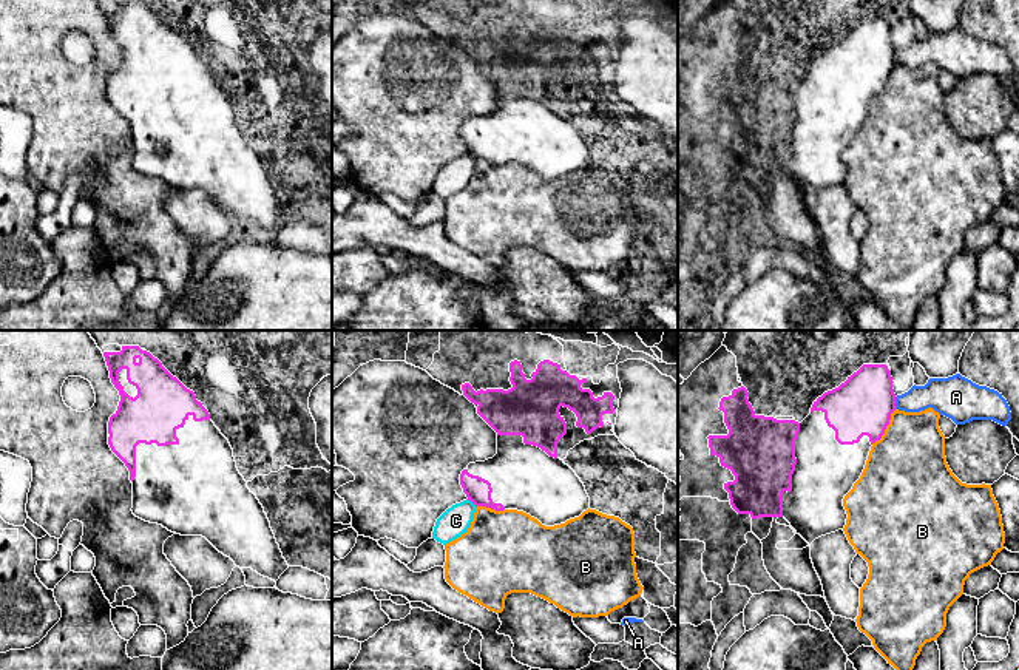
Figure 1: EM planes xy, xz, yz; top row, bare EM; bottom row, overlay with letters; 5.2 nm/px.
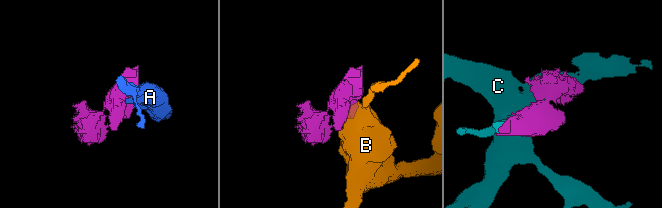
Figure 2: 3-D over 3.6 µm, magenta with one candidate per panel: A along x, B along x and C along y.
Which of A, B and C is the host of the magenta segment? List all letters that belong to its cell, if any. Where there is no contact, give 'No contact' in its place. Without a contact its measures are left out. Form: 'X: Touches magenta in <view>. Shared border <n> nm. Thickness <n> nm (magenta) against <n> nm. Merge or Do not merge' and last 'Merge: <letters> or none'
A: Touches magenta in yz. Shared border 60 nm. Thickness 300 nm (magenta) against 170 nm. Do not merge
B: Touches magenta in yz. Shared border 220 nm. Thickness 300 nm (magenta) against 420 nm. Do not merge
C: Touches magenta in xz. Shared border 70 nm. Thickness 140 nm (magenta) against 150 nm. Do not merge
Merge: none

